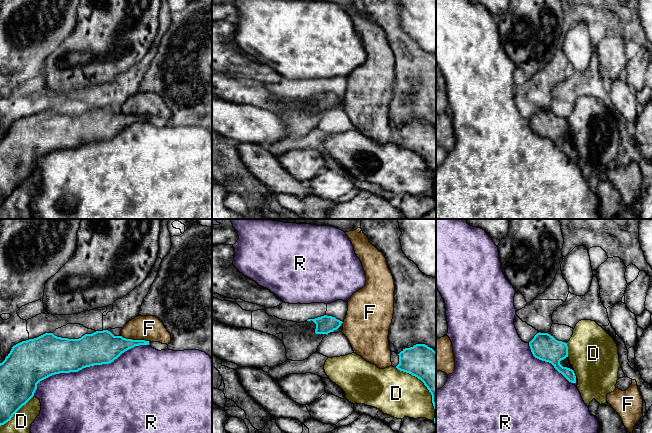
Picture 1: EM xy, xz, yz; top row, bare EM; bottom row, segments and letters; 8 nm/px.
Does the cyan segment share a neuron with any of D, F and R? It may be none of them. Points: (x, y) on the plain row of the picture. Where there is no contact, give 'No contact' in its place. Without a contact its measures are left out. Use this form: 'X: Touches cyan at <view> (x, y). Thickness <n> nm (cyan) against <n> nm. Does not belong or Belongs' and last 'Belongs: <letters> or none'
D: Touches cyan at xy (16, 187). Thickness 300 nm (cyan) against 260 nm. Does not belong
F: Touches cyan at xy (135, 116). Thickness 240 nm (cyan) against 200 nm. Belongs
R: Touches cyan at xy (87, 142). Thickness 280 nm (cyan) against 480 nm. Does not belong
Belongs: F

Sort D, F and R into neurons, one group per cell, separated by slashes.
D / F / R

